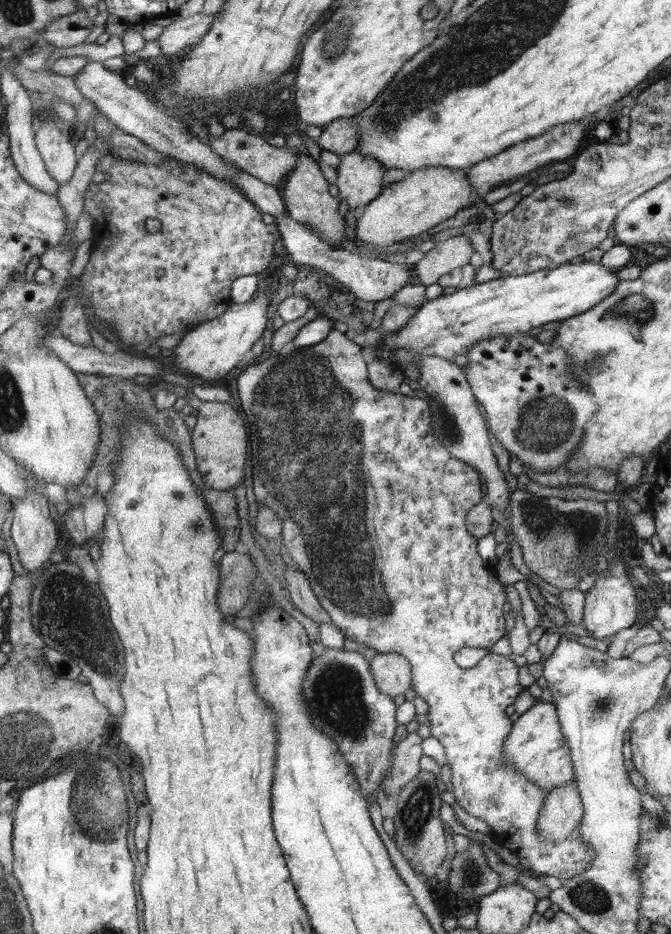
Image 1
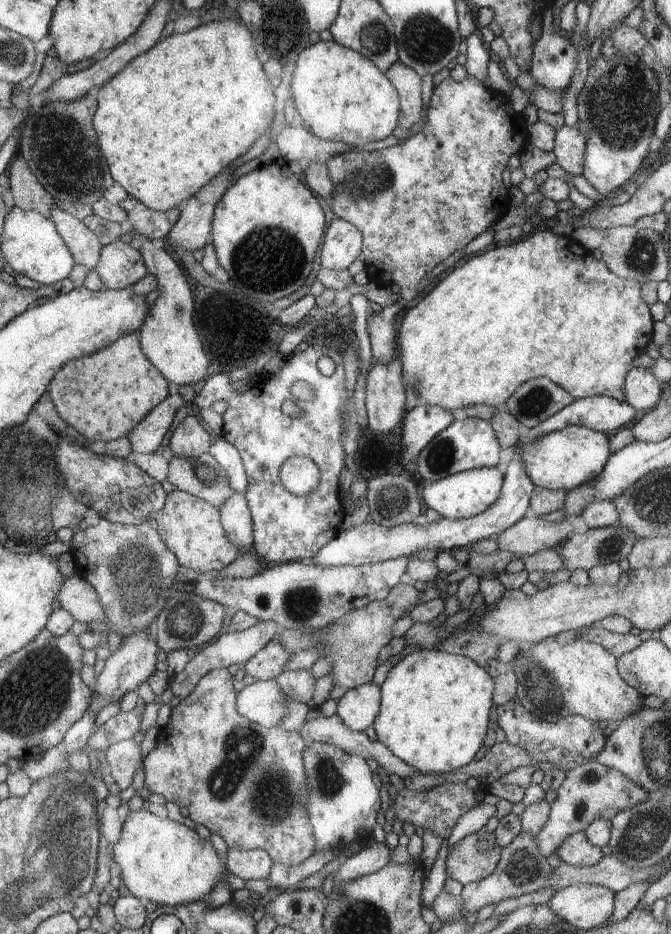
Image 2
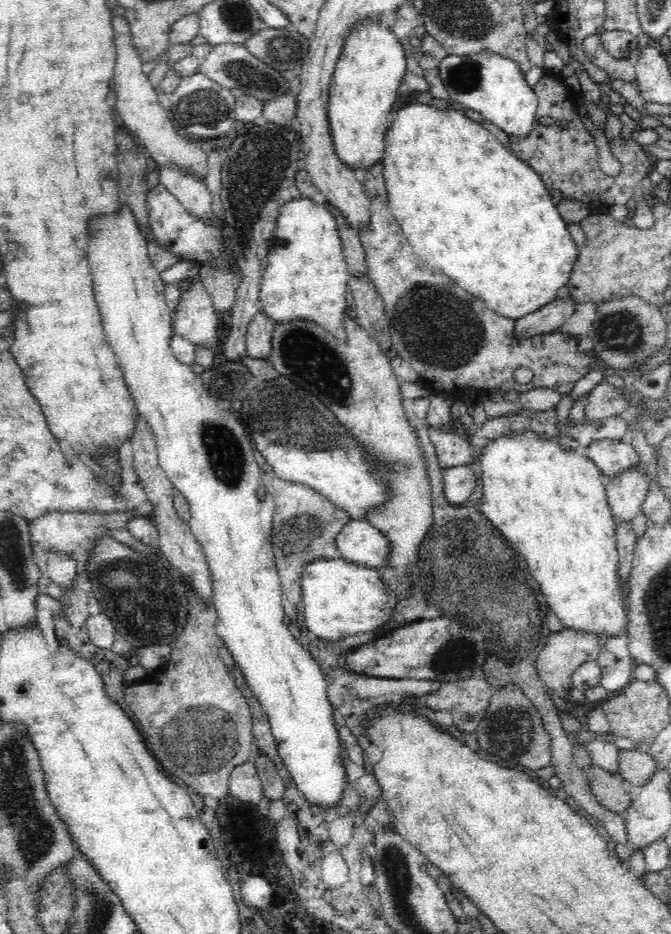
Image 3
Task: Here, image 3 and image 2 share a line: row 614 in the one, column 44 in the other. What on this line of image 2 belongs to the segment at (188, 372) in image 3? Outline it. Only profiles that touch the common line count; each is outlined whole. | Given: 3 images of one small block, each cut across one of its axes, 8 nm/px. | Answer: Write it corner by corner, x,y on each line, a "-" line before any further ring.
14,206
7,216
3,253
13,270
44,285
52,285
70,274
75,260
64,242
63,235
56,232
54,220
38,211
23,211

